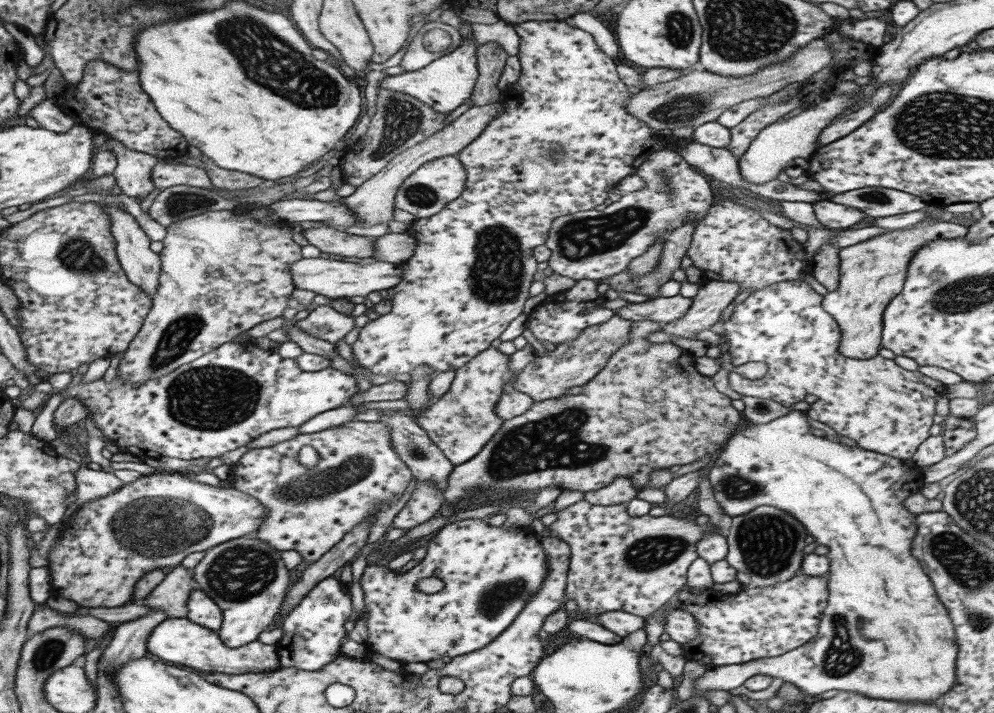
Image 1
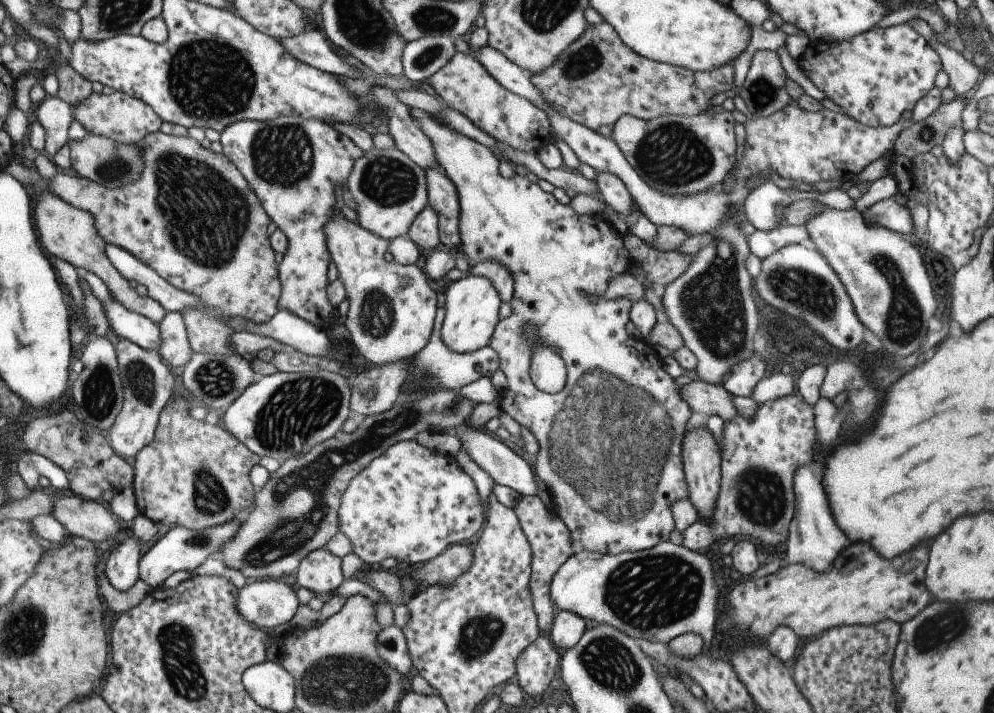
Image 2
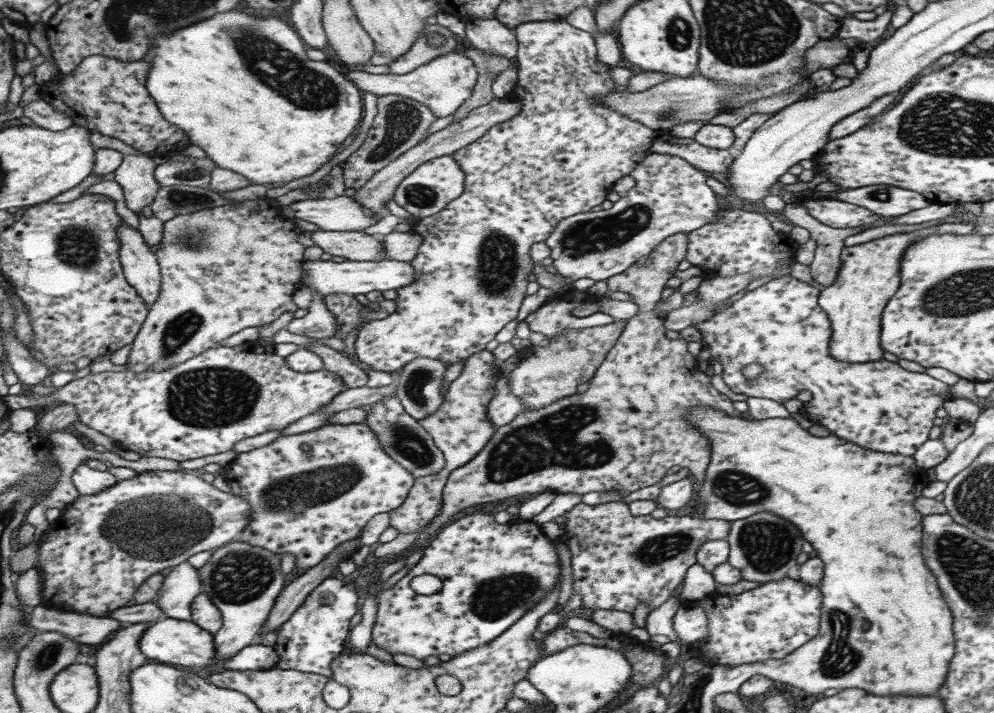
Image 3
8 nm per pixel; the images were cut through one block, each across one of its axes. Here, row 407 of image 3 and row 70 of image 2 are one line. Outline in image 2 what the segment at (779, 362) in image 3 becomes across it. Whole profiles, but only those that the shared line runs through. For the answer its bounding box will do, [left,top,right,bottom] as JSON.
[796,23,943,128]

